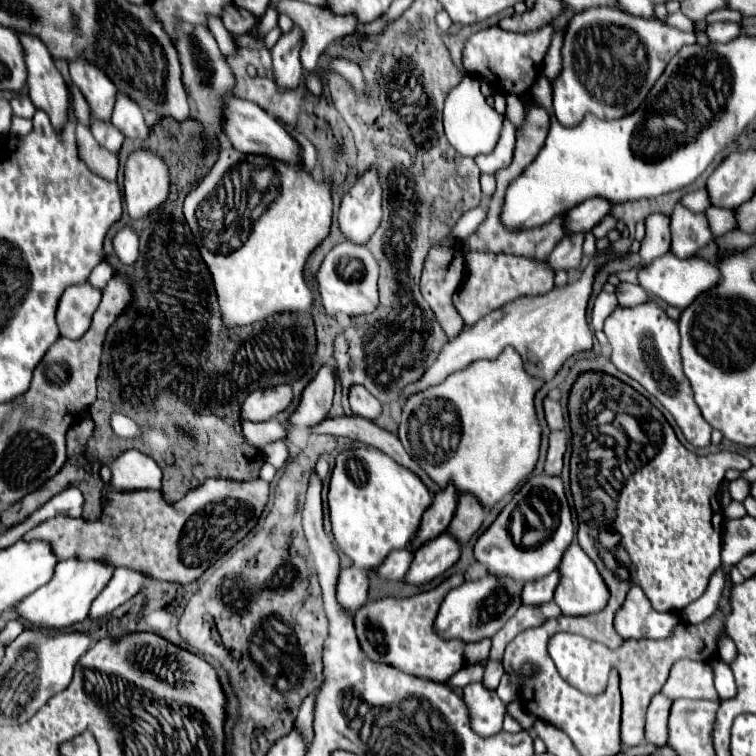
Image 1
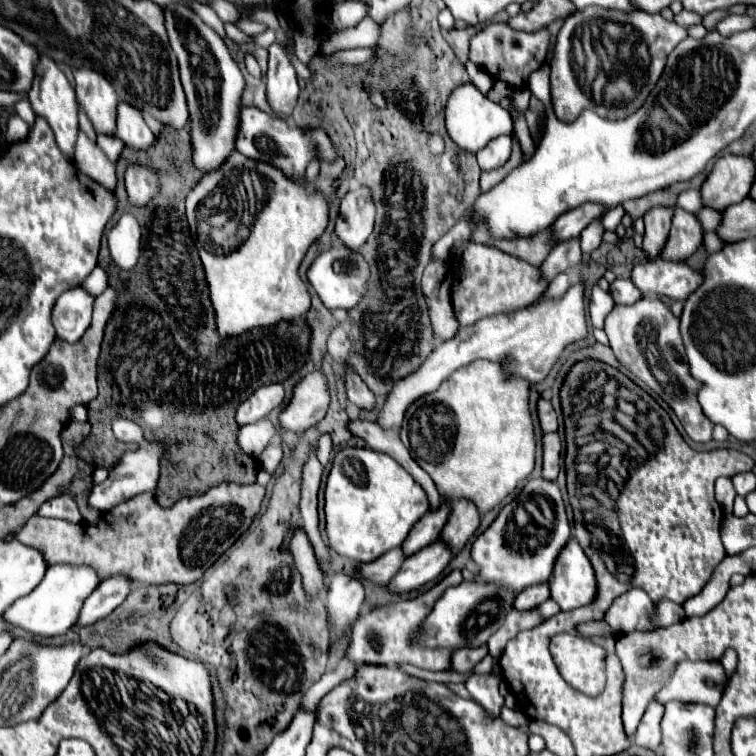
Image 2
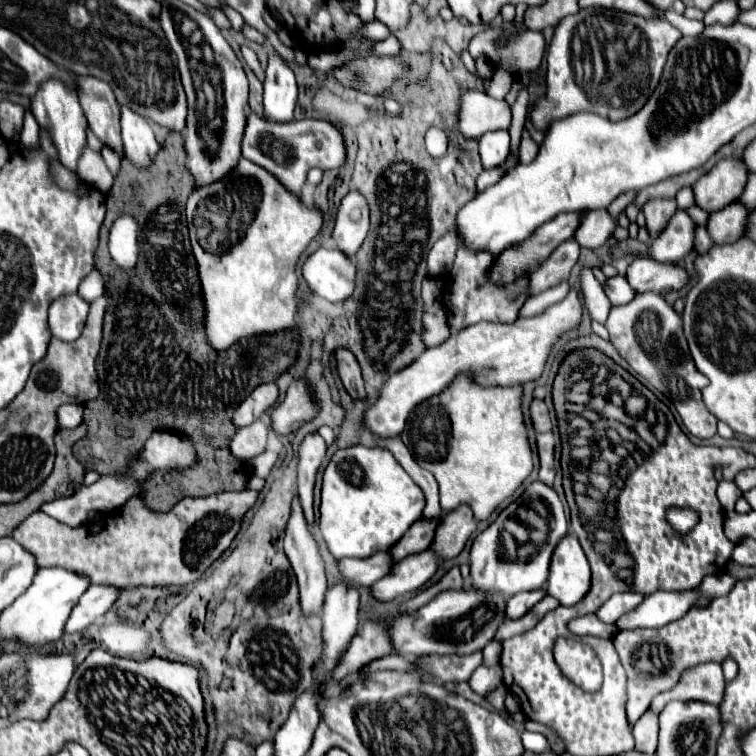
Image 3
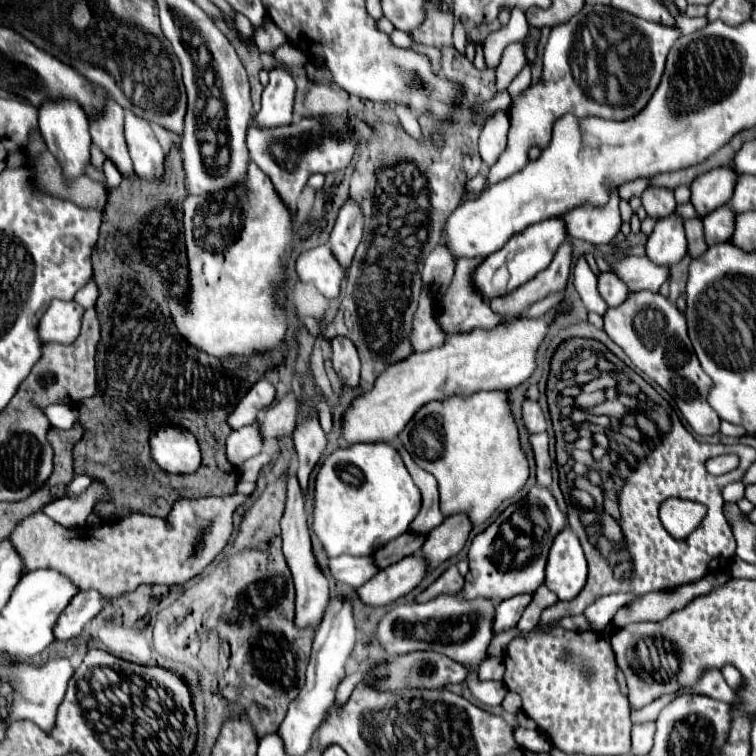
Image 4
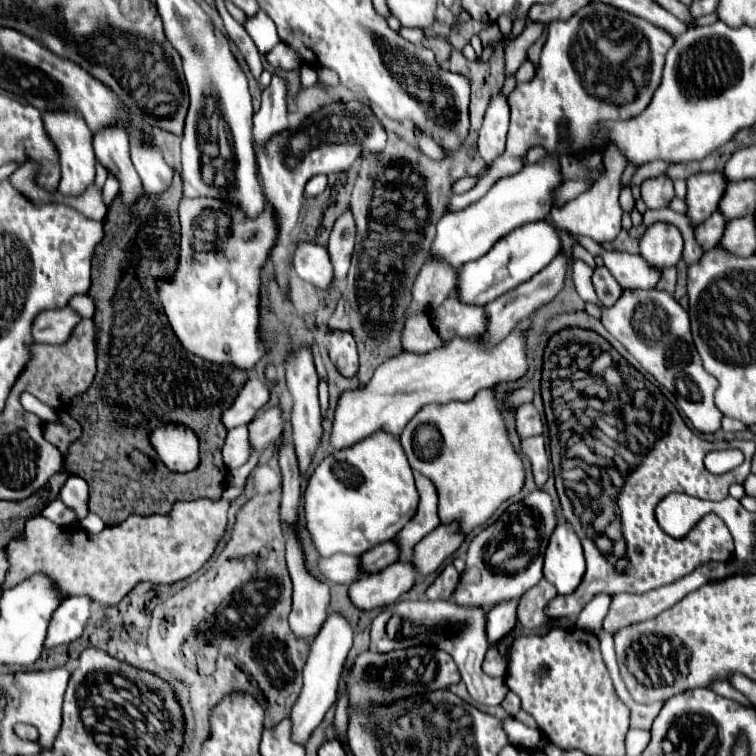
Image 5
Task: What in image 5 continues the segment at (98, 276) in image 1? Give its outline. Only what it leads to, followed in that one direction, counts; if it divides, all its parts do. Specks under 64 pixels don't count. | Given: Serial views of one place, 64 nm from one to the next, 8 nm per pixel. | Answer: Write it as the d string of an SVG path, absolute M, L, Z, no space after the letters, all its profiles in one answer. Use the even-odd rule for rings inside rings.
M80 294L80 296L74 296L70 300L70 306L82 316L82 318L90 318L94 314L94 304L92 304L92 296L86 294Z

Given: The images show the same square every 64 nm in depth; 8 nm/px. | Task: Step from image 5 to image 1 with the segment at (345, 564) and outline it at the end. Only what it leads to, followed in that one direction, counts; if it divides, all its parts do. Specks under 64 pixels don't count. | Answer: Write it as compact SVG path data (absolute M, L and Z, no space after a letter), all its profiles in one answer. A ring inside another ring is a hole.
M394 550L376 572L388 580L402 580L412 564L412 556L414 556L412 550L410 552L408 550Z

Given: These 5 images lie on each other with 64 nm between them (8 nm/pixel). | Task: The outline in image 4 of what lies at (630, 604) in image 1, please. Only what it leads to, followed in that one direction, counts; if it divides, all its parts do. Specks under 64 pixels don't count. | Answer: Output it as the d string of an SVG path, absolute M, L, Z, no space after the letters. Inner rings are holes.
M626 592L626 594L610 594L610 596L604 596L604 598L596 600L592 606L588 606L584 614L586 614L588 622L590 622L594 628L602 630L604 626L608 626L608 624L612 622L614 614L616 614L622 606L626 606L626 604L630 604L630 602L634 602L634 600L636 600L636 596L630 594L630 592Z

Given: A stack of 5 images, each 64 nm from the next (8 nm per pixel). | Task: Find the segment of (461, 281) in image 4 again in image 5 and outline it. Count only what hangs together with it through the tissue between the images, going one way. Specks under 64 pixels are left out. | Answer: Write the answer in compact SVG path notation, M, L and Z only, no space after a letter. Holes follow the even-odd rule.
M454 288L448 294L448 300L444 300L444 304L432 312L432 324L442 340L450 340L456 336L474 338L486 332L488 316L484 312L484 306L460 302L458 288Z

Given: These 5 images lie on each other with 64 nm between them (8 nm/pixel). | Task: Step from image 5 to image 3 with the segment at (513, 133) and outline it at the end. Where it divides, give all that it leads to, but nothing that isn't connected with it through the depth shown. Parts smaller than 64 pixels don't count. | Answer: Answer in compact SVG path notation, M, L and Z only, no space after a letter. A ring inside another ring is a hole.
M579 14L565 17L554 32L550 48L547 48L546 92L544 92L542 98L538 98L538 102L534 104L534 112L532 112L532 122L542 132L556 118L564 118L564 116L588 110L588 94L574 82L574 72L572 72L572 66L570 66L570 56L572 56L570 45L579 20Z

